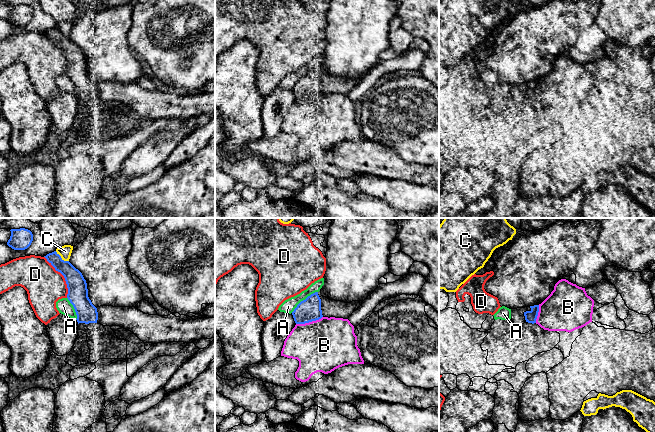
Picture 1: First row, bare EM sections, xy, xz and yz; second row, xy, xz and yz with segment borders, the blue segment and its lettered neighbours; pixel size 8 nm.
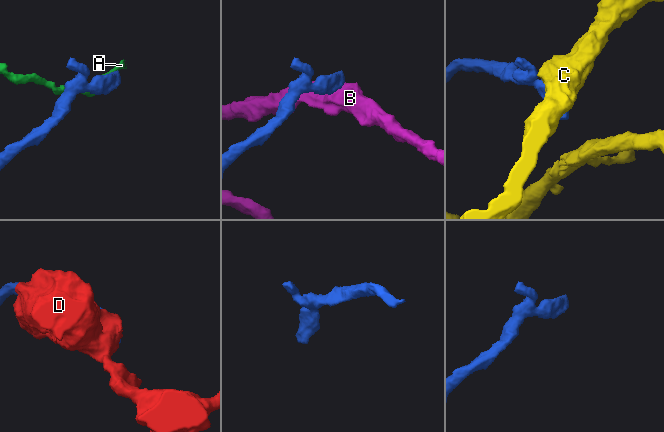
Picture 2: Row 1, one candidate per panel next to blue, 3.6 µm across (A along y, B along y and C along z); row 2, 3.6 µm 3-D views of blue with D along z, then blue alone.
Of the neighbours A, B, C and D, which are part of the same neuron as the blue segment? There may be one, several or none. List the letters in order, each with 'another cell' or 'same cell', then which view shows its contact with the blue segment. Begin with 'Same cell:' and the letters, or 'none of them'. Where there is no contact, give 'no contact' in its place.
Same cell: none of them
A: another cell | xz
B: another cell | xz
C: another cell | xy
D: another cell | xy

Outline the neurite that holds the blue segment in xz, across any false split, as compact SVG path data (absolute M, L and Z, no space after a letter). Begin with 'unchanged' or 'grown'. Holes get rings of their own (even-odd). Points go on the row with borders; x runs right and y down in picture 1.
grown; M315 292L301 301L292 312L296 324L305 324L321 319L322 317L335 317L348 319L356 311L363 301L352 301L345 303L330 300L319 296Z

